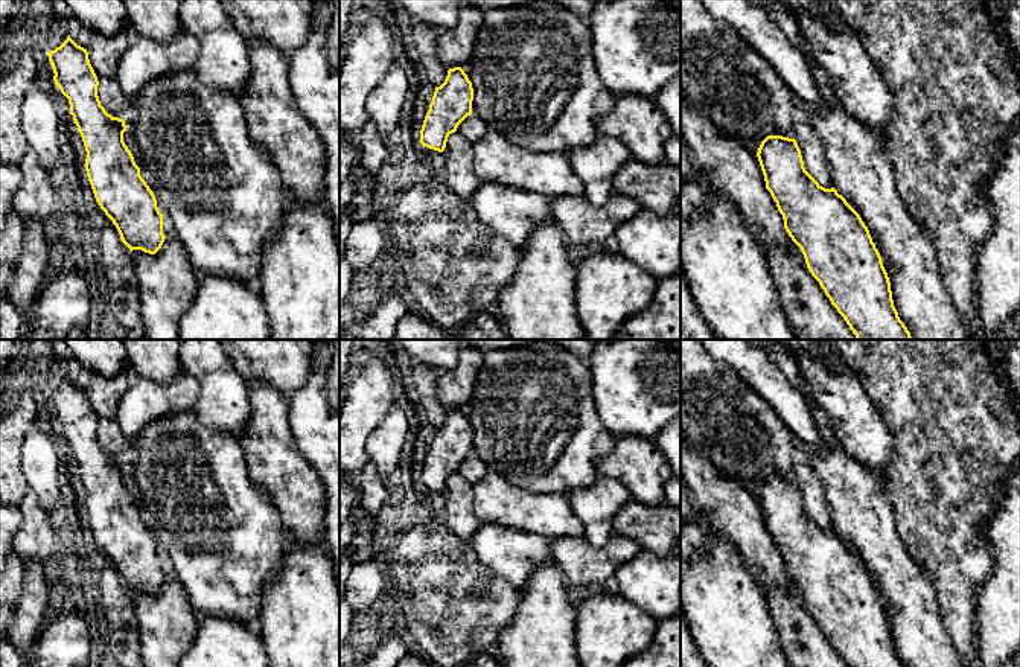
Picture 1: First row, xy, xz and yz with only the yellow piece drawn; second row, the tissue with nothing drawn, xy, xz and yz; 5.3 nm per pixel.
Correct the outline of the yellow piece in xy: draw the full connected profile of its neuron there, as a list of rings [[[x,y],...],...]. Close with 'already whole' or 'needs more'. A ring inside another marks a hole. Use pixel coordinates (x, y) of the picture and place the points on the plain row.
[[[69,376],[47,397],[55,414],[53,422],[69,440],[70,455],[82,478],[87,492],[84,507],[97,545],[129,592],[155,595],[166,580],[163,556],[123,483],[125,461],[113,458],[100,446],[99,422],[87,390]]] | already whole

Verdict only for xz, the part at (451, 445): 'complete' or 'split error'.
complete

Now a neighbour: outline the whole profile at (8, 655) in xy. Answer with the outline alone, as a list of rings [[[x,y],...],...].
[[[6,637],[0,641],[0,667],[26,667],[24,659]]]

